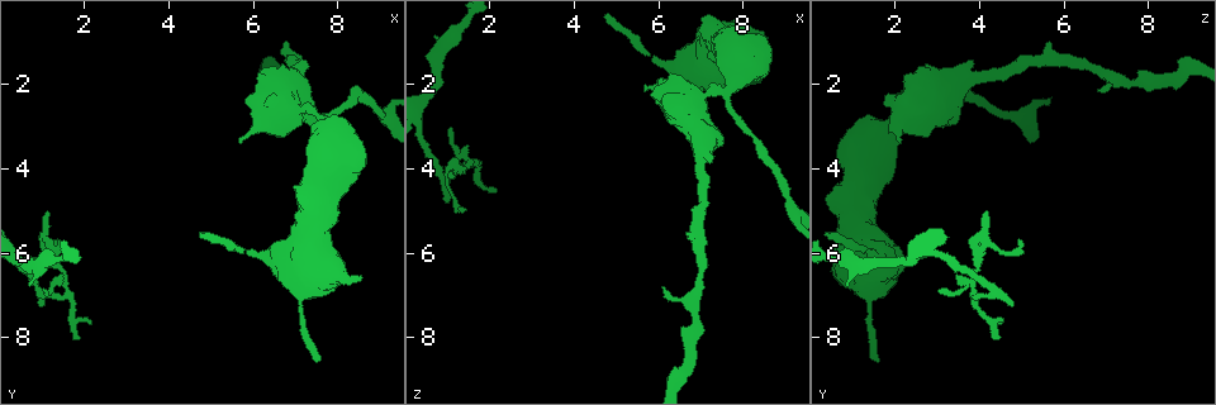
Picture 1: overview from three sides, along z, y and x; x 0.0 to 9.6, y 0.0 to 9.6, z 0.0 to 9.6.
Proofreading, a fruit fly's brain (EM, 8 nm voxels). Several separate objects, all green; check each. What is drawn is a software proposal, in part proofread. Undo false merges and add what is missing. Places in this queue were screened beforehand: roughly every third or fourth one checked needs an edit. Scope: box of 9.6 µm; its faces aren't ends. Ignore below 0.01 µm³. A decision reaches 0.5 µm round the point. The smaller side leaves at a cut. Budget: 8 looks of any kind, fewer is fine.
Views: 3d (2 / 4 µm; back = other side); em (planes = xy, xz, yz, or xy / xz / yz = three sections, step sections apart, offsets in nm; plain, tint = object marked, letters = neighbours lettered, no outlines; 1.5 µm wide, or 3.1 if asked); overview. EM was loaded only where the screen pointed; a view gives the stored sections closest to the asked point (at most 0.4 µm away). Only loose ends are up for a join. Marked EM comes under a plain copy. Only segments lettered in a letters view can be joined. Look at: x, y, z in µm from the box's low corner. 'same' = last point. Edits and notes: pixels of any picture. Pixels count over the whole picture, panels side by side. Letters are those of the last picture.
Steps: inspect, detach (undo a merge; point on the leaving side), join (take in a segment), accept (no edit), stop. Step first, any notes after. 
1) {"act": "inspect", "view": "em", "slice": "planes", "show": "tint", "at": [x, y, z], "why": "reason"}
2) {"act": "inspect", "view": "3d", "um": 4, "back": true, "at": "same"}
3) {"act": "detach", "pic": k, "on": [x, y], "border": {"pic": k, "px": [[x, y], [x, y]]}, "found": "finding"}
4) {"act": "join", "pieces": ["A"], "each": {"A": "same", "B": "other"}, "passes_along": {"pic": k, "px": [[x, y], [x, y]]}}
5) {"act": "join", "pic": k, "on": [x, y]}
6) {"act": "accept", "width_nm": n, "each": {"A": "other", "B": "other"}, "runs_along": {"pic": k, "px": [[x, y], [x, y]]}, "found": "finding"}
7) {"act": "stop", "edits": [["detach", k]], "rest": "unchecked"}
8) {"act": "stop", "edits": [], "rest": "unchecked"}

{"act": "inspect", "view": "3d", "um": 2, "at": [7.60, 8.50, 1.60], "why": "tapers out"}

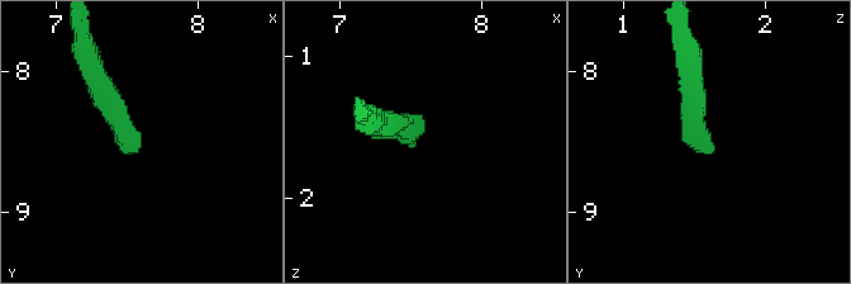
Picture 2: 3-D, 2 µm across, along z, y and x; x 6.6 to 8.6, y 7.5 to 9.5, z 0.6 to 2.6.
{"act": "inspect", "view": "em", "slice": "yz", "step": 8, "show": "letters", "at": [7.54, 8.56, 1.56]}

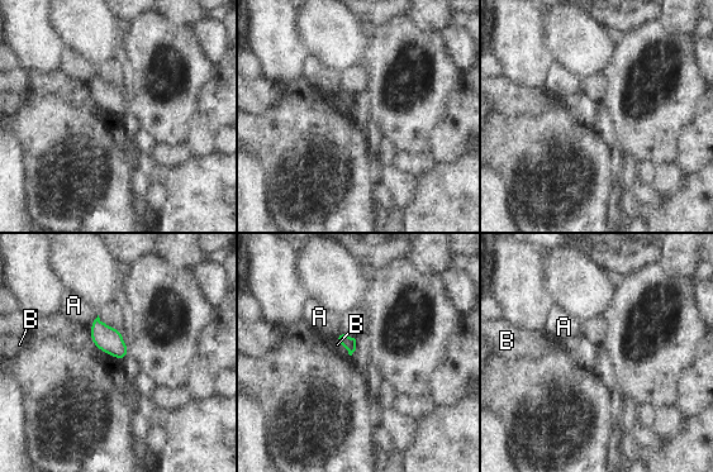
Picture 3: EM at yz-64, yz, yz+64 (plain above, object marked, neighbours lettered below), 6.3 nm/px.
{"act": "accept", "each": {"A": "other", "B": "other"}, "border": {"pic": 3, "px": [[334, 338], [350, 354]]}, "found": "none of them fits"}

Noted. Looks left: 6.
{"act": "inspect", "view": "3d", "um": 4, "at": [7.65, 2.80, 2.15], "why": "small branch off a trunk"}

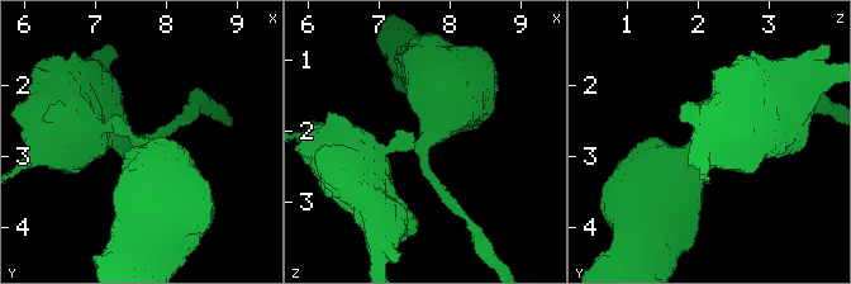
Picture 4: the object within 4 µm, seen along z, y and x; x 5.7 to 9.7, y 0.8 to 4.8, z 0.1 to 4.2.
{"act": "inspect", "view": "em", "slice": "planes", "show": "tint", "at": [7.60, 2.85, 2.20], "arms": 3}

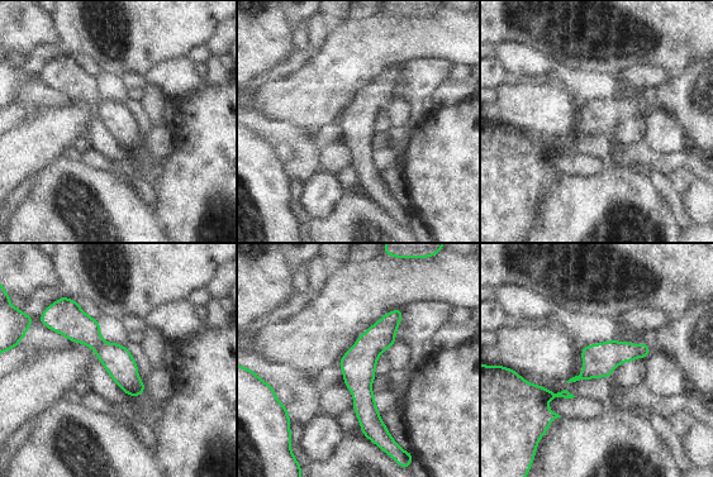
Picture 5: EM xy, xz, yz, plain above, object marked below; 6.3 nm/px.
{"act": "inspect", "view": "em", "slice": "planes", "show": "letters", "at": "same", "why": "what lies round it"}

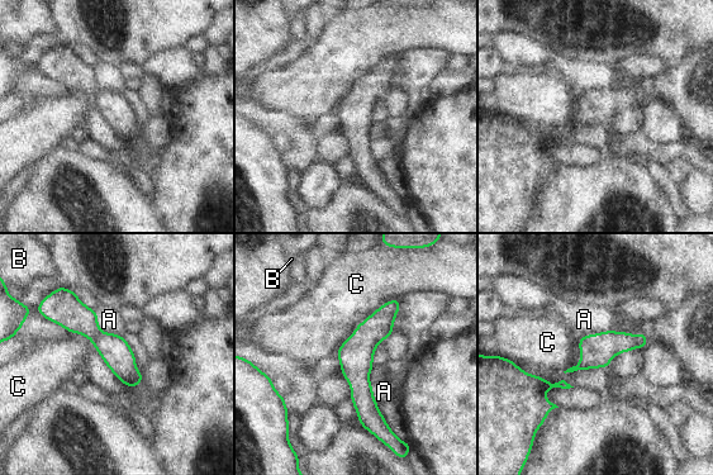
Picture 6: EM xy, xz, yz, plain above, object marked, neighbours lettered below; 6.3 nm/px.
{"act": "detach", "pic": 6, "on": [67, 310], "each": {"A": "other", "B": "other", "C": "other"}, "border": {"pic": 6, "px": [[100, 332], [93, 340]]}, "found": "two cells meet here"}

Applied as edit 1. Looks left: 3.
{"act": "stop", "edits": [["detach", 6]], "rest": "unchecked"}

